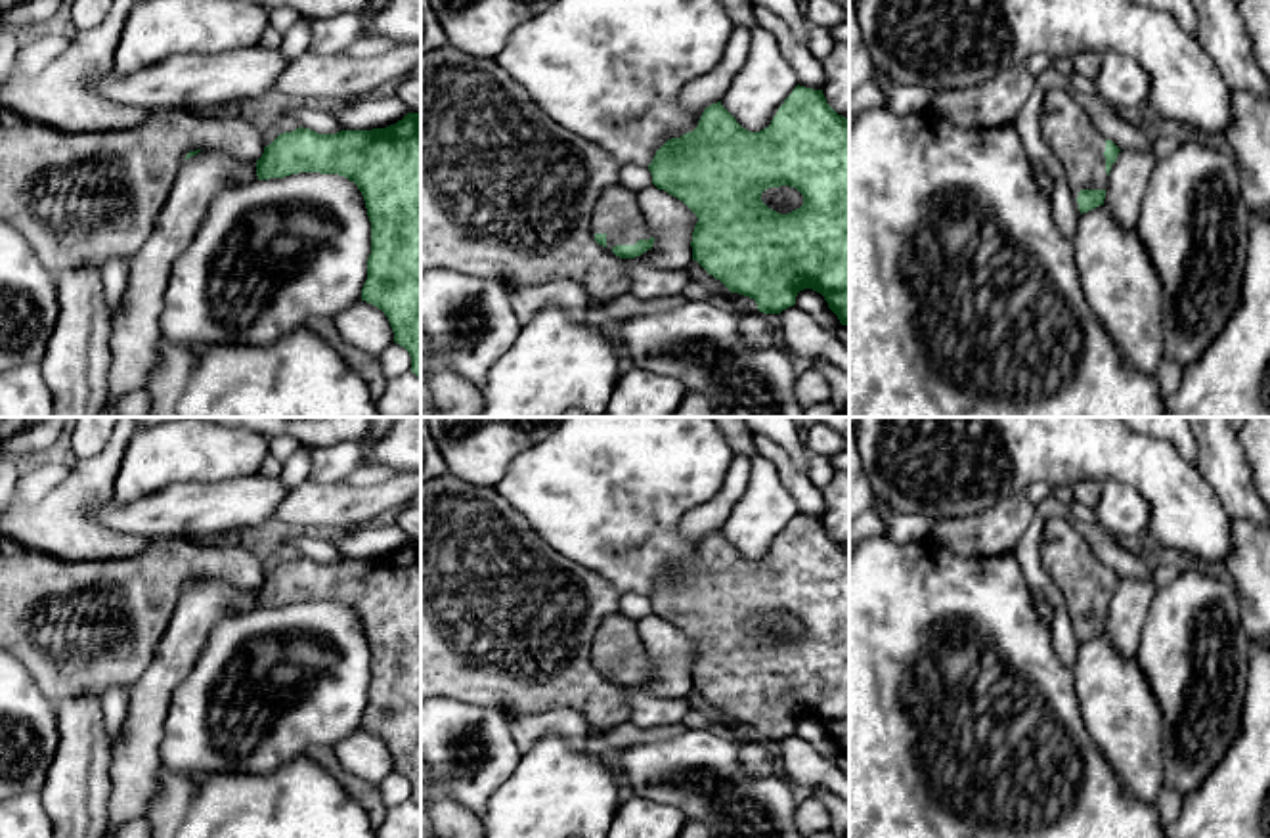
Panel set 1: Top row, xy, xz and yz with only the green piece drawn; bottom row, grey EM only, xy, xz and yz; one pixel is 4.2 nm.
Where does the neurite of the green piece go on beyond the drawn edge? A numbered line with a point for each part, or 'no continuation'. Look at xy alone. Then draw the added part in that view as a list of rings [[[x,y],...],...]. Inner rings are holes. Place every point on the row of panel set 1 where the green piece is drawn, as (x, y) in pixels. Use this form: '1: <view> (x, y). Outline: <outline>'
1: xy (79, 198). Outline: [[[0,105],[0,220],[13,226],[31,245],[40,264],[57,279],[63,272],[88,264],[103,270],[113,258],[136,254],[155,230],[182,161],[189,151],[220,149],[241,161],[264,153],[262,132],[237,115],[203,117],[189,109],[155,109],[128,130],[65,132],[25,119]]]

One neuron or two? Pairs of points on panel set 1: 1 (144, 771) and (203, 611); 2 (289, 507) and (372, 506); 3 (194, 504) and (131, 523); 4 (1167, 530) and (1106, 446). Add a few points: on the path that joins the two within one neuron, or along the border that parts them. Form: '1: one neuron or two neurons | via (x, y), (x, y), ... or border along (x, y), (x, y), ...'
1: one neuron | via (144, 731), (148, 699), (171, 666), (176, 651)
2: one neuron | via (310, 507), (350, 506)
3: one neuron | via (178, 509), (146, 517)
4: one neuron | via (1167, 507), (1167, 500), (1129, 462)

